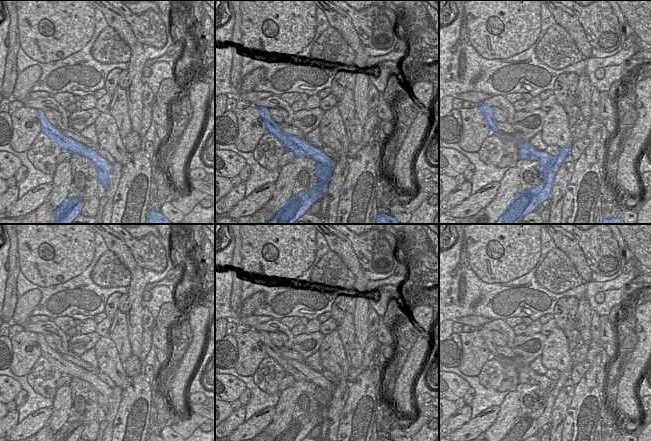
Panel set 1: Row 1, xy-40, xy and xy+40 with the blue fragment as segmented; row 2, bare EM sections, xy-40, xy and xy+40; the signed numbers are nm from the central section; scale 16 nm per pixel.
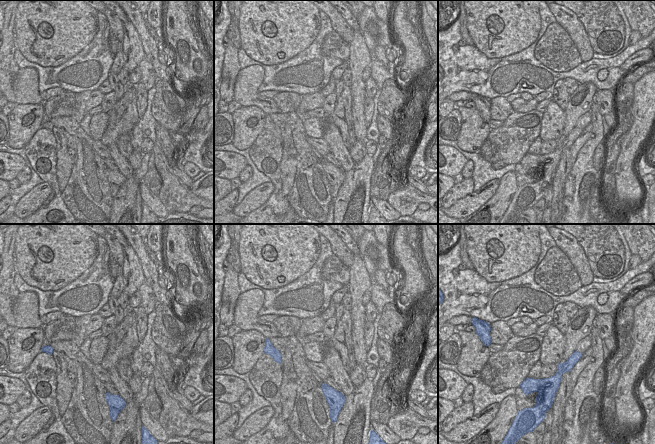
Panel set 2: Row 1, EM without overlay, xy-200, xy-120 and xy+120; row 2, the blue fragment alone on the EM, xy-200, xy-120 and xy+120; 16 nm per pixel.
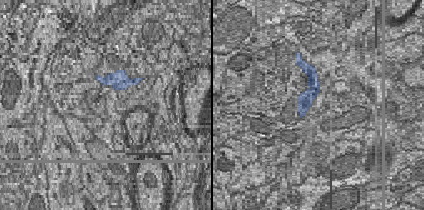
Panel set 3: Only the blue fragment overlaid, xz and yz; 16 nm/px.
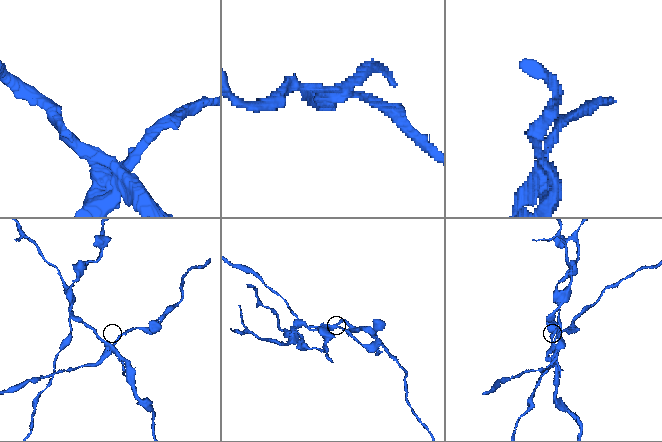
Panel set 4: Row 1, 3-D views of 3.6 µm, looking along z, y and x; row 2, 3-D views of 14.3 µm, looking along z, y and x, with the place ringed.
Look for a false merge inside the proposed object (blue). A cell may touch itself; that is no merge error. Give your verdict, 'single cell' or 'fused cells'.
fused cells

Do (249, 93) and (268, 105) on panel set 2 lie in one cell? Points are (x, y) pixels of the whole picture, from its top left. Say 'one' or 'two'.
one

